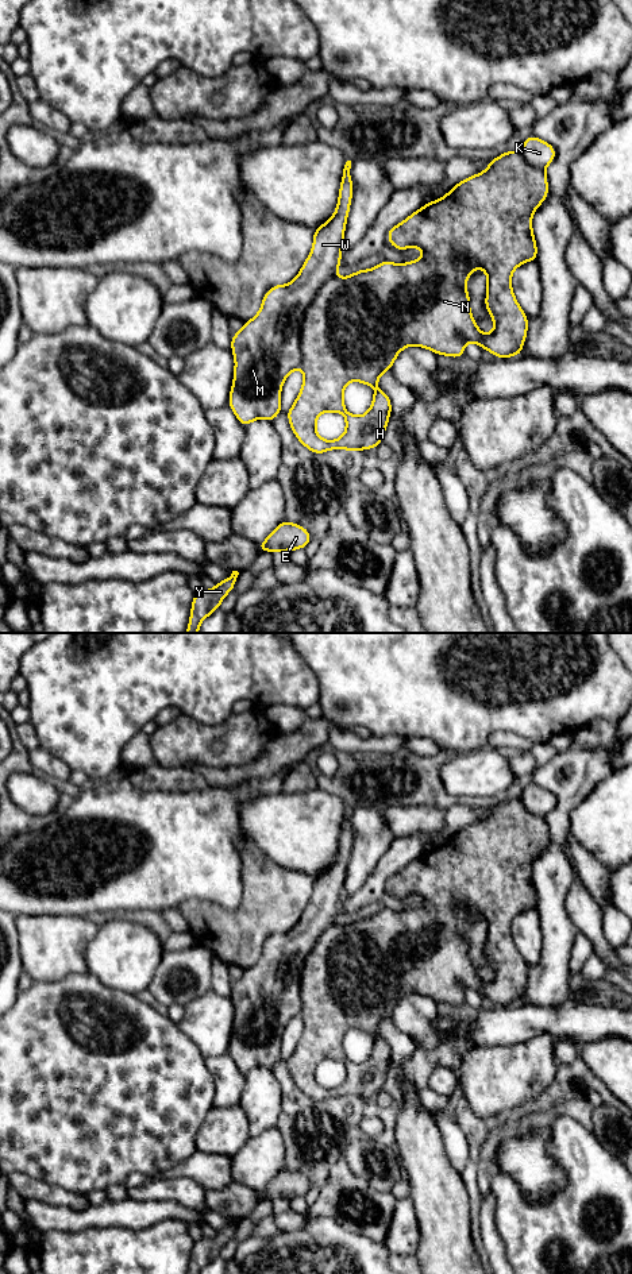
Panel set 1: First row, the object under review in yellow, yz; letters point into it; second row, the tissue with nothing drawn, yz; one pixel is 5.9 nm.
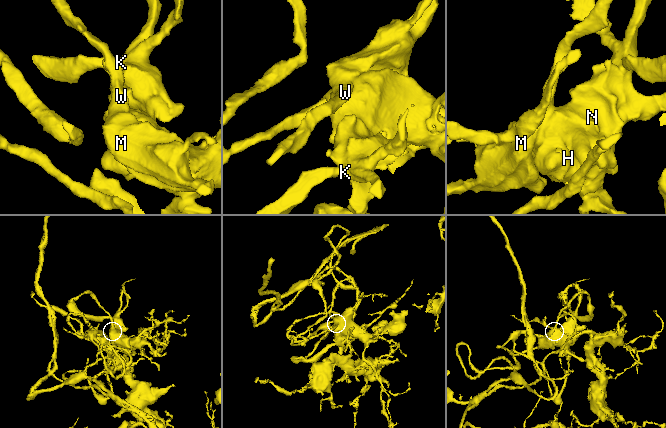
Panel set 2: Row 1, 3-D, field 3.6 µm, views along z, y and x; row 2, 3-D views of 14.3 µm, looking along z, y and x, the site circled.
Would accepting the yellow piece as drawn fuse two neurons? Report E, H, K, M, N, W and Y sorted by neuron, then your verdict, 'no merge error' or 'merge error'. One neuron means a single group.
E H K M N W Y | no merge error

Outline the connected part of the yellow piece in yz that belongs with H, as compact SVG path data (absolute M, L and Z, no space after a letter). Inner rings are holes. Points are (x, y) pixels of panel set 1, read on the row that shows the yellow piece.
M531 135L525 139L523 148L520 151L510 151L508 150L505 154L489 161L489 167L475 175L471 175L460 182L458 182L447 194L435 201L429 201L425 204L421 209L413 212L408 219L401 221L400 224L392 227L388 231L388 239L389 243L397 248L397 250L406 250L409 247L419 247L420 250L424 251L424 256L419 260L412 260L406 262L404 265L396 265L389 260L382 260L378 266L370 269L370 270L358 270L352 275L348 275L346 278L336 278L335 273L340 267L340 256L342 256L342 248L343 248L343 235L346 229L346 221L348 217L348 211L351 205L351 197L352 197L352 179L350 174L351 169L351 161L347 161L343 169L343 177L340 181L340 189L339 189L339 200L338 205L335 209L334 216L327 220L323 225L320 225L315 232L313 232L313 247L309 254L309 256L305 259L300 273L297 277L286 285L275 285L270 287L263 300L259 312L257 316L243 324L243 328L232 335L231 340L231 350L235 358L235 370L234 370L234 382L232 387L230 390L230 399L228 399L228 406L232 409L235 413L236 418L242 424L242 426L248 425L254 420L263 418L270 422L274 421L275 416L281 412L281 387L286 379L286 377L296 368L301 368L304 372L304 382L300 390L300 394L297 395L293 406L288 412L288 418L292 431L294 432L296 437L298 441L307 447L309 451L321 455L323 452L331 451L331 449L346 449L346 451L366 451L369 448L377 448L378 444L381 443L385 432L386 432L386 425L392 413L392 405L390 405L390 398L389 395L382 391L378 387L378 378L382 372L390 371L392 366L398 355L398 352L409 345L417 345L423 348L428 348L433 351L436 355L447 355L452 358L460 358L465 355L465 344L467 341L474 341L477 343L482 350L489 350L496 358L512 358L516 355L520 355L523 351L524 340L527 337L527 329L528 329L528 318L525 313L523 312L521 306L517 304L516 297L513 294L512 283L510 283L510 277L515 271L515 269L523 263L527 263L529 260L537 260L537 247L536 247L536 240L532 232L532 213L540 206L540 204L547 198L548 196L548 182L547 182L547 175L544 173L544 169L555 159L555 148L550 143ZM477 267L482 267L486 273L488 278L488 289L486 289L486 300L485 300L485 308L488 309L489 314L492 316L494 321L494 329L492 333L485 335L479 331L479 328L475 324L474 317L470 313L470 297L466 290L466 281L470 274L474 273ZM350 381L358 381L361 383L369 385L374 387L374 397L373 397L373 404L370 409L367 410L366 414L363 416L354 416L347 412L344 402L343 402L343 391L346 385ZM324 412L336 412L342 413L346 417L346 432L342 437L335 439L335 440L324 440L316 433L316 420L317 417L324 413Z

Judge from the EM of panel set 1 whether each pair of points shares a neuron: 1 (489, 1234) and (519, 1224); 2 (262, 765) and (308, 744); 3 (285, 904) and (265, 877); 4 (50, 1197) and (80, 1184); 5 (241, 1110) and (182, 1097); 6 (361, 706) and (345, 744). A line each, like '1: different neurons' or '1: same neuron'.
1: different neurons
2: same neuron
3: same neuron
4: different neurons
5: different neurons
6: different neurons

